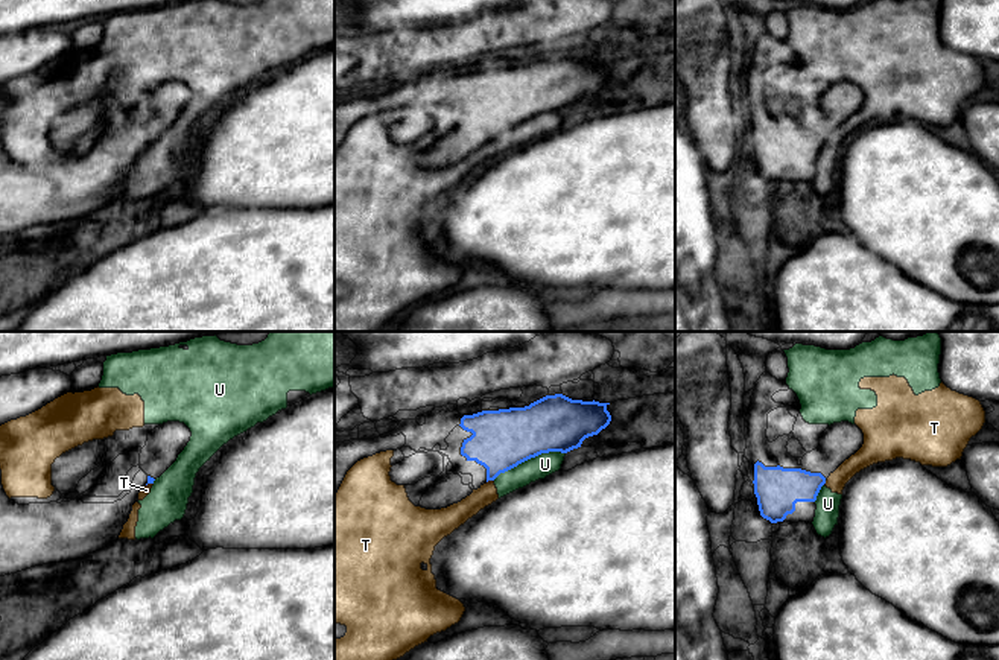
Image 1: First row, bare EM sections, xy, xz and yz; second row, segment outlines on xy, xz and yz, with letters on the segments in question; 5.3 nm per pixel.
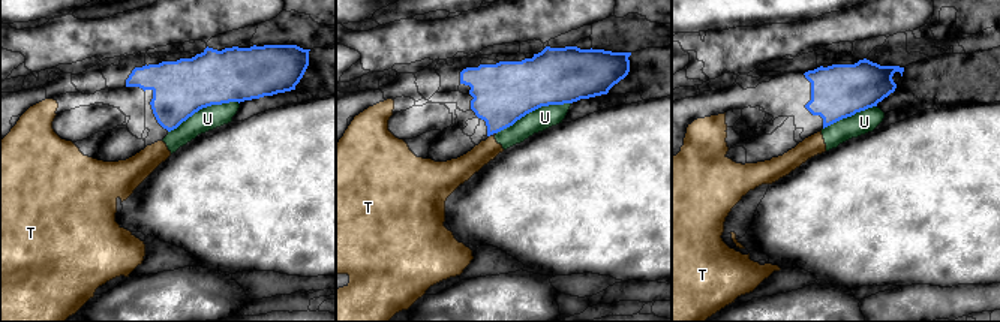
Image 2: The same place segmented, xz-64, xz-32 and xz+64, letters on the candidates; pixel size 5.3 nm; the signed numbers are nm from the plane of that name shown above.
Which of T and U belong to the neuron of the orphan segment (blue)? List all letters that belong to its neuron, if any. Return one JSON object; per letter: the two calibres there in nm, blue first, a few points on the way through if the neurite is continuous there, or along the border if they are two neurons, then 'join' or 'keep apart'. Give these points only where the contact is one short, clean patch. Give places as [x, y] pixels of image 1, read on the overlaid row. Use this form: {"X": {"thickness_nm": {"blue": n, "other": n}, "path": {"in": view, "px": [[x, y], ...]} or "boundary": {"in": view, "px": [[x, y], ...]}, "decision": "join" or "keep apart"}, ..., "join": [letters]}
{"T": {"thickness_nm": {"blue": 320, "other": 110}, "boundary": {"in": "xz", "px": [[493, 479], [487, 482]]}, "decision": "keep apart"}, "U": {"thickness_nm": {"blue": 320, "other": 120}, "decision": "keep apart"}, "join": []}

